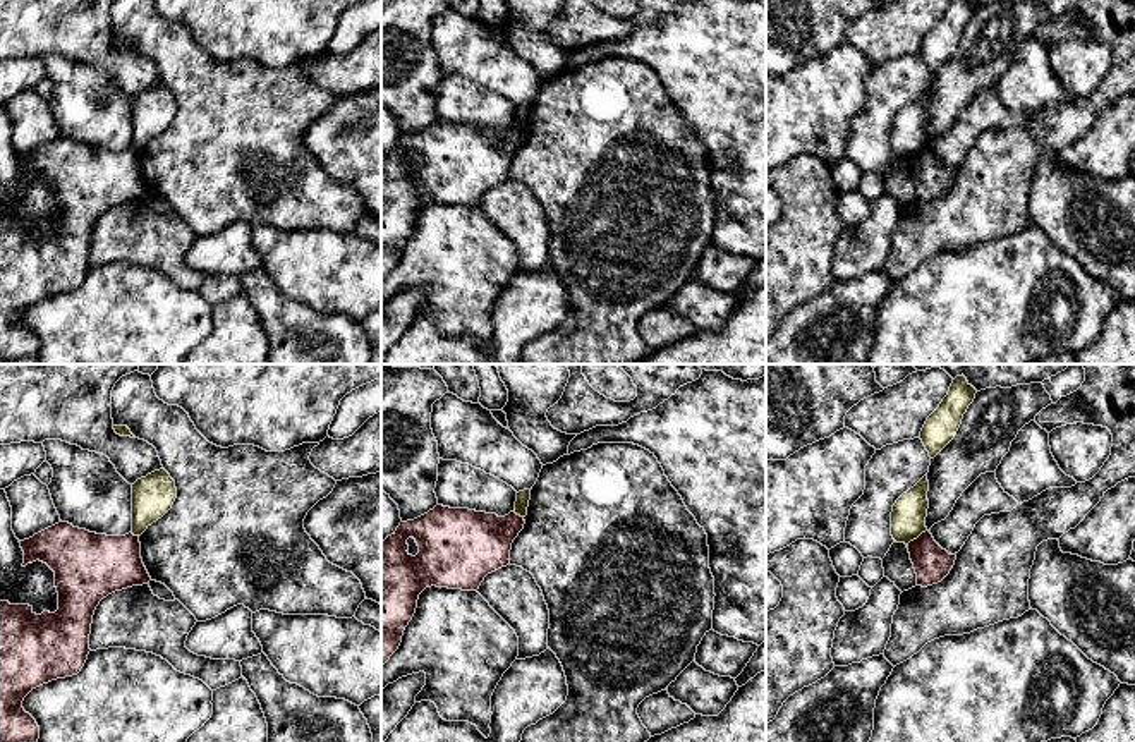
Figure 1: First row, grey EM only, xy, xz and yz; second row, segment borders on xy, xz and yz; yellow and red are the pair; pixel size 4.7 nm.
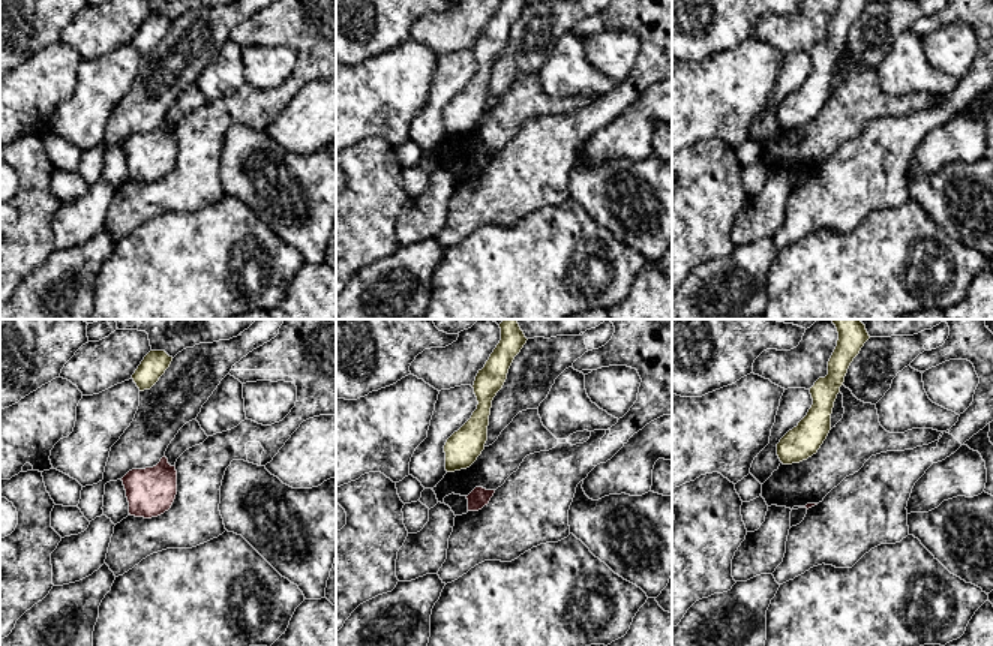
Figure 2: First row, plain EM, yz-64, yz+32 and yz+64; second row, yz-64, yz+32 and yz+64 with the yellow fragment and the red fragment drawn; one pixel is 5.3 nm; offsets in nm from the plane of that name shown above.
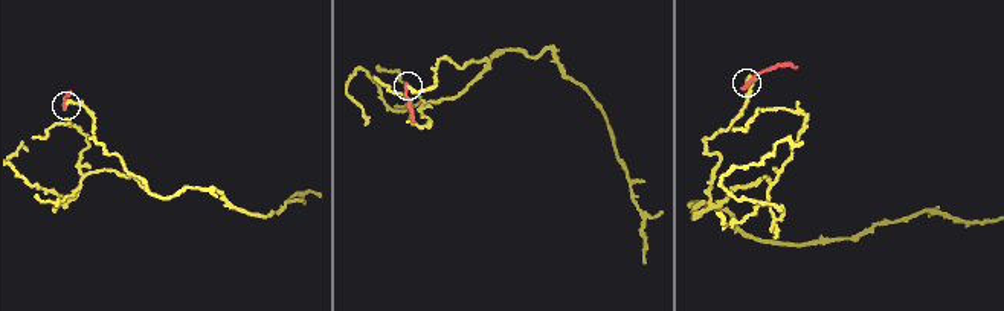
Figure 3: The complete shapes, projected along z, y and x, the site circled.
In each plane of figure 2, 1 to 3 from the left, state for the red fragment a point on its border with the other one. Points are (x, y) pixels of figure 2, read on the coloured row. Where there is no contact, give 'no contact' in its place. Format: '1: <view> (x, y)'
1: no contact
2: no contact
3: no contact

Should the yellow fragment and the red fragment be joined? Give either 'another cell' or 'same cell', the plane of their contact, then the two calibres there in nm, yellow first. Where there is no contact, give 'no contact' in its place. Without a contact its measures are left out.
another cell; meets yellow in yz; 160 nm thick on the yellow side, 170 nm on the other

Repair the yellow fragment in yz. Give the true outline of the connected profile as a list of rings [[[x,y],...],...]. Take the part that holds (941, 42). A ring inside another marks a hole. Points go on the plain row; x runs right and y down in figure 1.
[[[951,0],[939,22],[927,33],[920,55],[931,74],[955,53],[975,9],[977,5],[972,0]]]

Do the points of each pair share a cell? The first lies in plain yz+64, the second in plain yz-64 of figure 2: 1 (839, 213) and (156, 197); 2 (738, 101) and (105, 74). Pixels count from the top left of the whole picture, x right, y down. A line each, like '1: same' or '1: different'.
1: same
2: different

